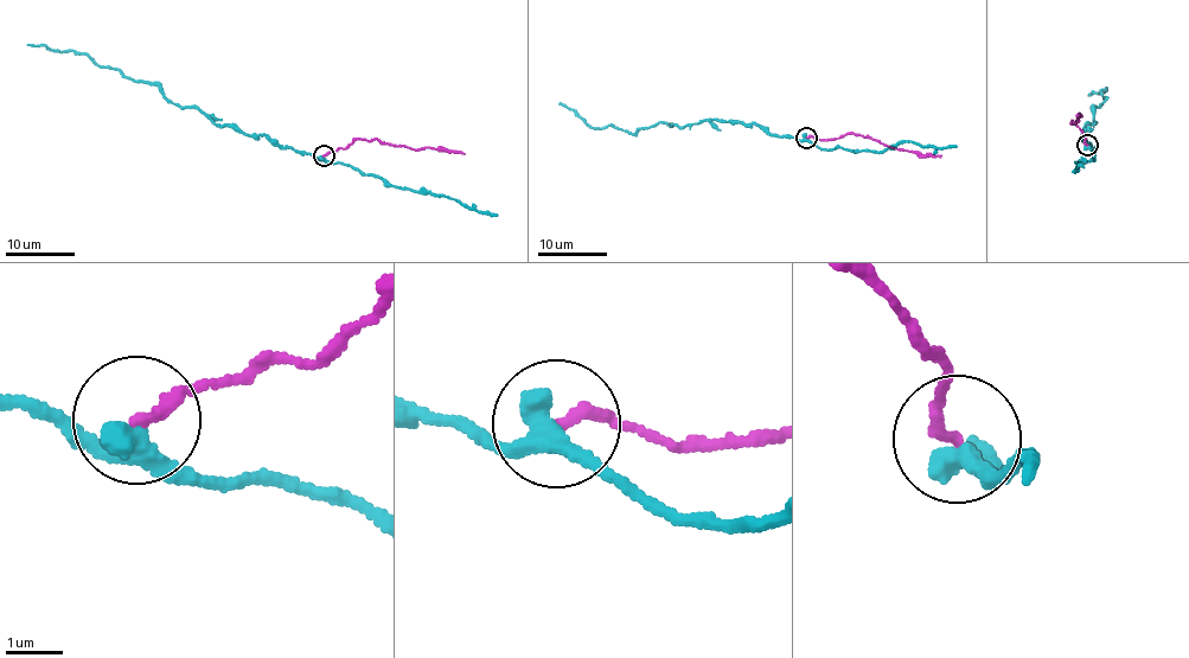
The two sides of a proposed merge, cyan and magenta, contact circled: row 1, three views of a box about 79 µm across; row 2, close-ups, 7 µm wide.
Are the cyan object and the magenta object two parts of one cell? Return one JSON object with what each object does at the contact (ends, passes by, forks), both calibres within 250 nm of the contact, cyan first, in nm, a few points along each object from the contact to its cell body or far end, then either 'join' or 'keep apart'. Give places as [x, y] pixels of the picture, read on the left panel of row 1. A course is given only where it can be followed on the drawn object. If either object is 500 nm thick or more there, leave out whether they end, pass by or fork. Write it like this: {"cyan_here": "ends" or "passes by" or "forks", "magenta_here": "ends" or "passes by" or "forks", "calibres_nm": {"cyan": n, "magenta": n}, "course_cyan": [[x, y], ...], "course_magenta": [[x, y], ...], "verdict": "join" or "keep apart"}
{"cyan_here": "passes by", "magenta_here": "ends", "calibres_nm": {"cyan": 400, "magenta": 200}, "course_cyan": [[323, 155], [221, 127], [149, 83], [126, 78], [88, 56], [26, 44]], "course_magenta": [[323, 155], [356, 140], [366, 139], [465, 154]], "verdict": "keep apart"}

